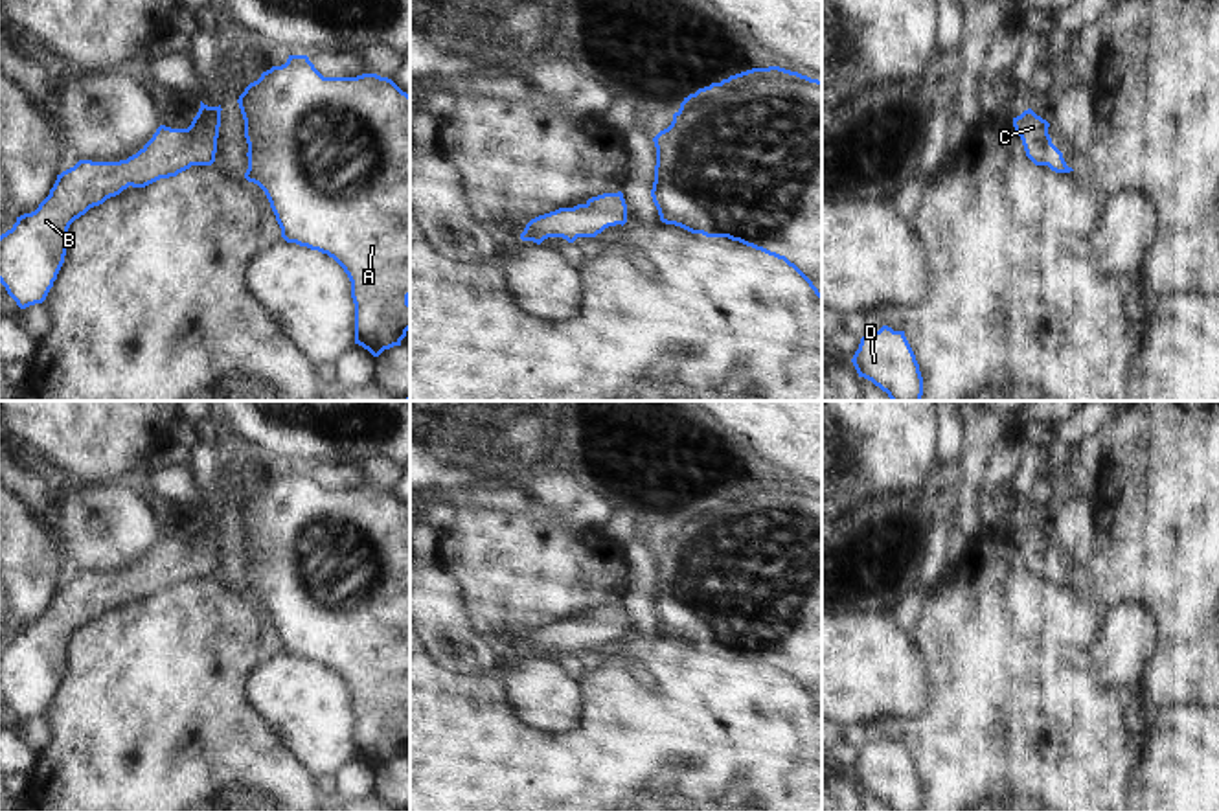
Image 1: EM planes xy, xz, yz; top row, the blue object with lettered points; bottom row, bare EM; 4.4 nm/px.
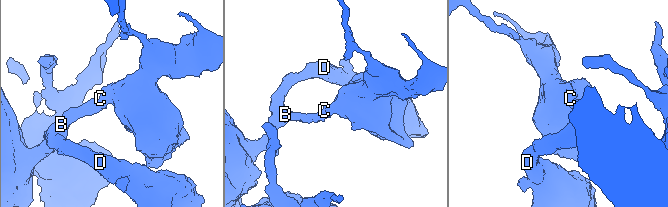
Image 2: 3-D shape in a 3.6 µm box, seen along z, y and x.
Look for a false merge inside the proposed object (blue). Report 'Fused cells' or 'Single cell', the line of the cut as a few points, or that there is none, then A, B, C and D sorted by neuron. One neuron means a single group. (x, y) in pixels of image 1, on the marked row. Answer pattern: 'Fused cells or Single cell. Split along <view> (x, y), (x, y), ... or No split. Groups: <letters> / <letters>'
Single cell. No split. Groups: A B C D.

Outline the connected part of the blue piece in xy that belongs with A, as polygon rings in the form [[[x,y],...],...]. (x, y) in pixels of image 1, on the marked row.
[[[289,55],[285,64],[272,66],[257,81],[250,83],[237,103],[245,120],[245,138],[248,143],[245,178],[265,191],[281,228],[281,237],[287,243],[327,254],[344,268],[351,281],[351,298],[355,303],[355,344],[368,349],[373,357],[379,357],[384,349],[401,346],[410,329],[410,96],[388,77],[377,74],[324,77],[307,55]]]

